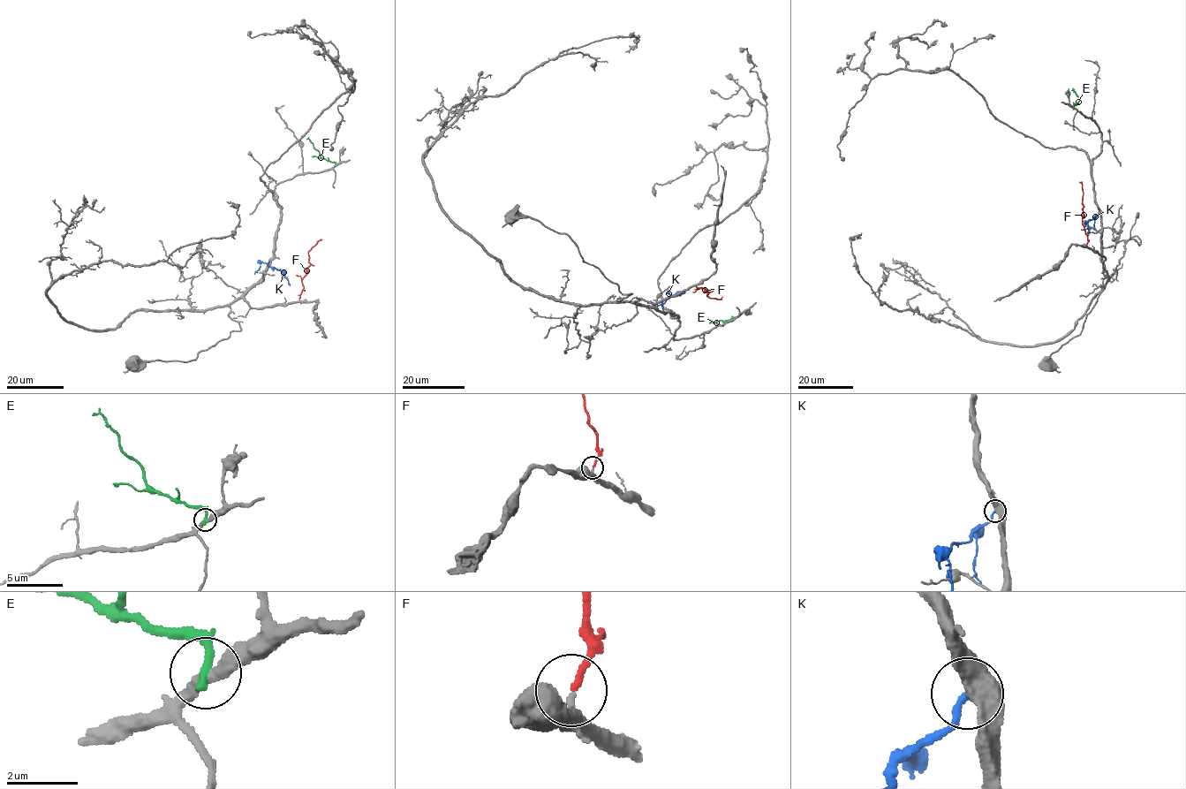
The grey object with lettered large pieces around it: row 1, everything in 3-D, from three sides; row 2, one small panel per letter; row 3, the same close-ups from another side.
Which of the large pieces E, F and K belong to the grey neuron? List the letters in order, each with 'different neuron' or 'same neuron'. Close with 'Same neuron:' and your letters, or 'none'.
E: different neuron
F: same neuron
K: different neuron
Same neuron: F

